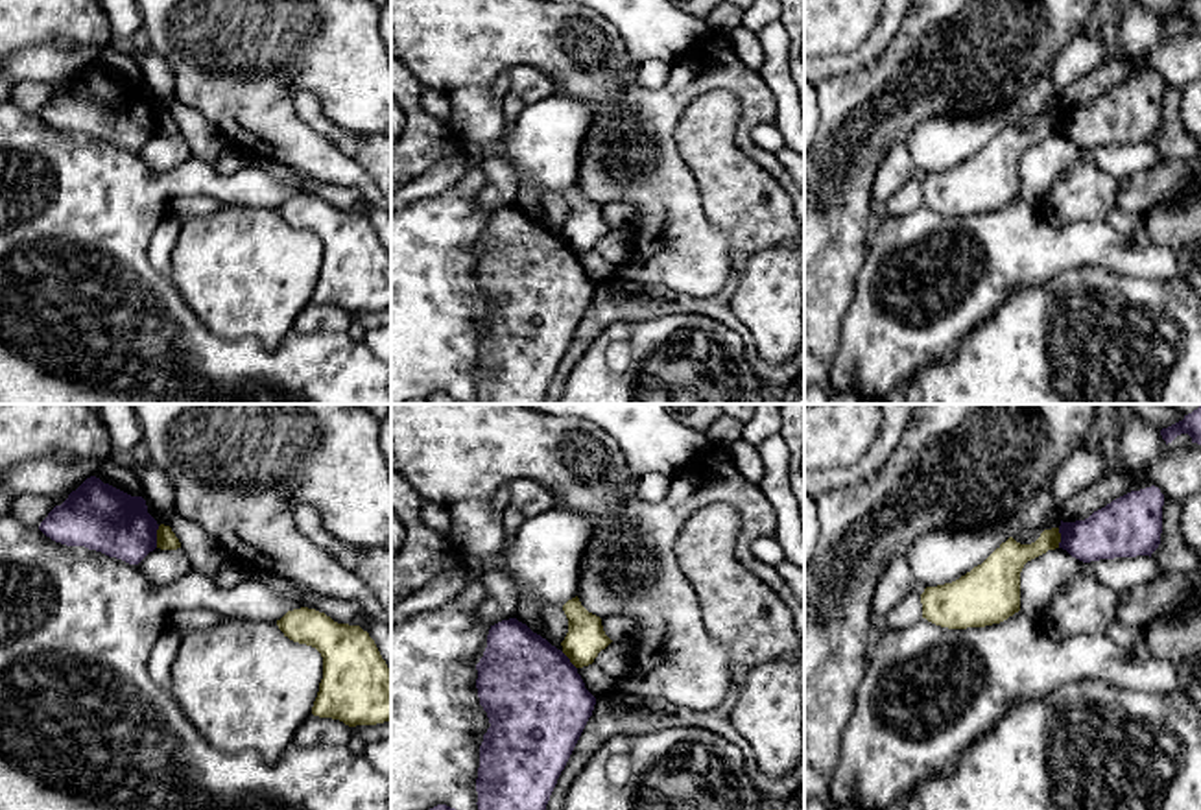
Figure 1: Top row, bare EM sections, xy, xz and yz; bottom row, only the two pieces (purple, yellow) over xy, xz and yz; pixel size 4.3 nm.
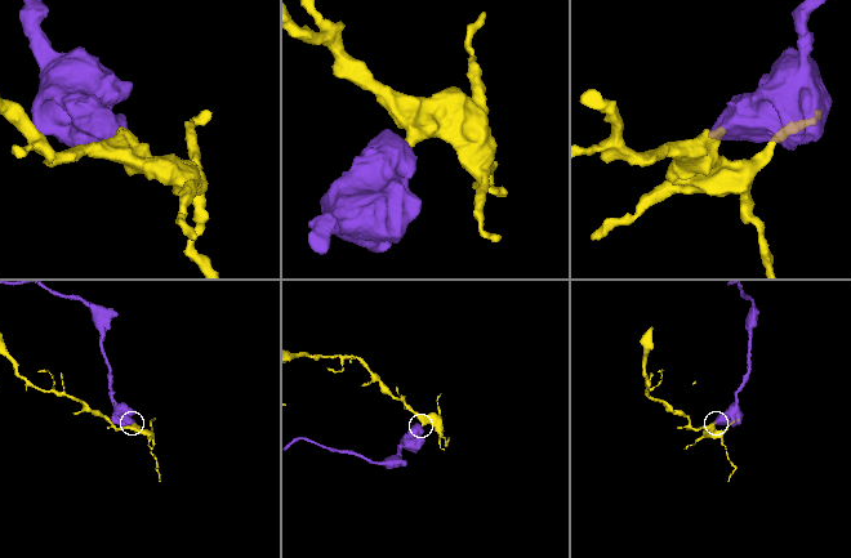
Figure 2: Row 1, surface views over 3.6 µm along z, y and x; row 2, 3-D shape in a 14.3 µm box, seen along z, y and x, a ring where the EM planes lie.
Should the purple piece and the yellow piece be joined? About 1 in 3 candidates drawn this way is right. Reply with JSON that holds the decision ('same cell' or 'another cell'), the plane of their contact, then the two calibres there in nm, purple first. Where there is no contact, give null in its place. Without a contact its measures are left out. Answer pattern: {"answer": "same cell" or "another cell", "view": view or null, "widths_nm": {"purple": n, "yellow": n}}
{"answer": "another cell", "view": "xy", "widths_nm": {"purple": 280, "yellow": 90}}

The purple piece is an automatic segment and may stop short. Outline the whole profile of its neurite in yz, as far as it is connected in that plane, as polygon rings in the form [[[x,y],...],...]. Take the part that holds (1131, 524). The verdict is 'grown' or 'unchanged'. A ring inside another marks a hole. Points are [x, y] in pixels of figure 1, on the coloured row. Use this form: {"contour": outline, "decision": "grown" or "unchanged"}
{"contour": [[[1151,485],[1131,491],[1085,520],[1059,526],[1059,548],[1090,563],[1114,557],[1149,555],[1160,544],[1164,494]]], "decision": "unchanged"}

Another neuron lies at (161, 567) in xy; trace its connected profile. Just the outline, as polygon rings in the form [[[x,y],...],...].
[[[155,548],[137,566],[153,585],[161,587],[177,581],[188,570],[192,570],[188,555],[184,554],[183,548],[177,550]]]

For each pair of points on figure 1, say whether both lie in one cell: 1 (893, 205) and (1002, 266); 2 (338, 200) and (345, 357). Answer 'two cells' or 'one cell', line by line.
1: two cells
2: two cells

